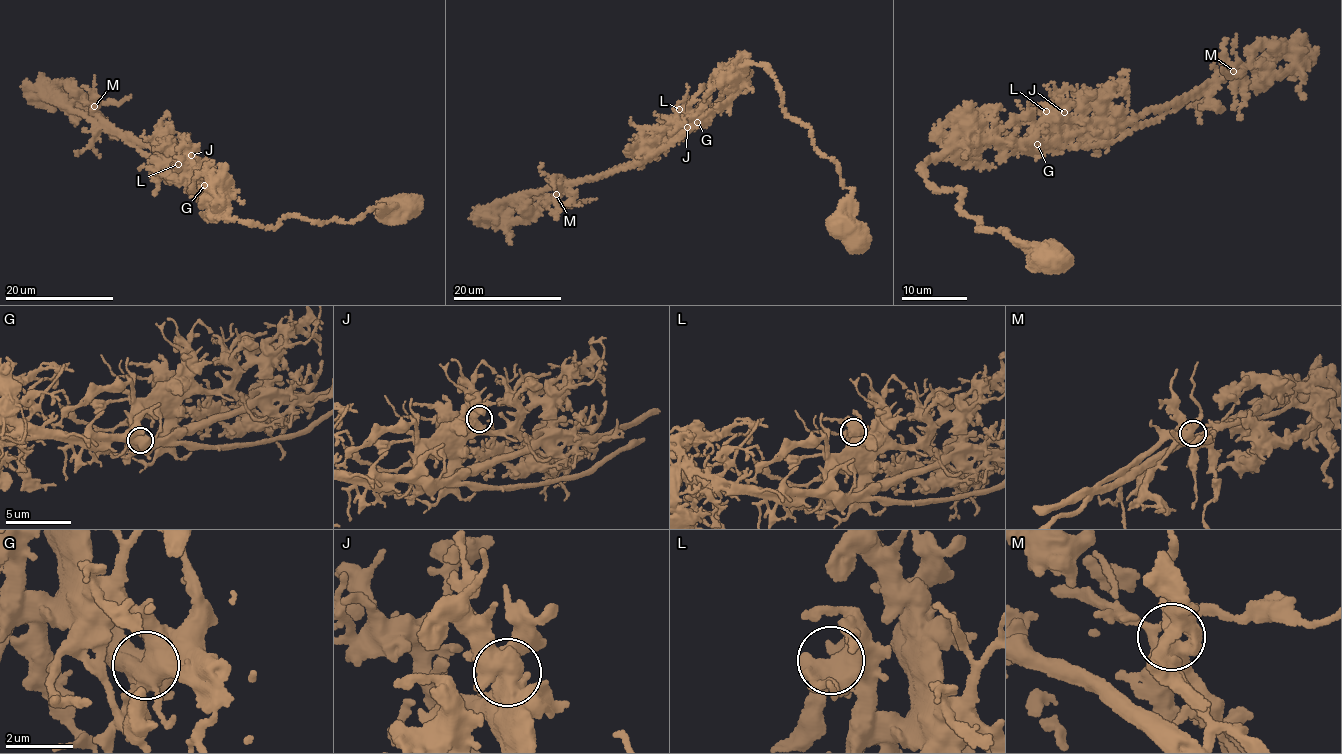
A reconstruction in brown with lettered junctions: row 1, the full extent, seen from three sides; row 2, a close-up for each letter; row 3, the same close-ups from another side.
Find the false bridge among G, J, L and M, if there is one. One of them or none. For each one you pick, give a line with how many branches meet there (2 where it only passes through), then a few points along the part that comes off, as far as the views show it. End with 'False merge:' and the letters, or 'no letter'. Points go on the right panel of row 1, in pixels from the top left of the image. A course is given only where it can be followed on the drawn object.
G: branches 3; course (1037, 144), (1076, 147), (1118, 140), (1171, 112), (1220, 74), (1278, 58), (1298, 65), (1303, 99)
False merge: G

